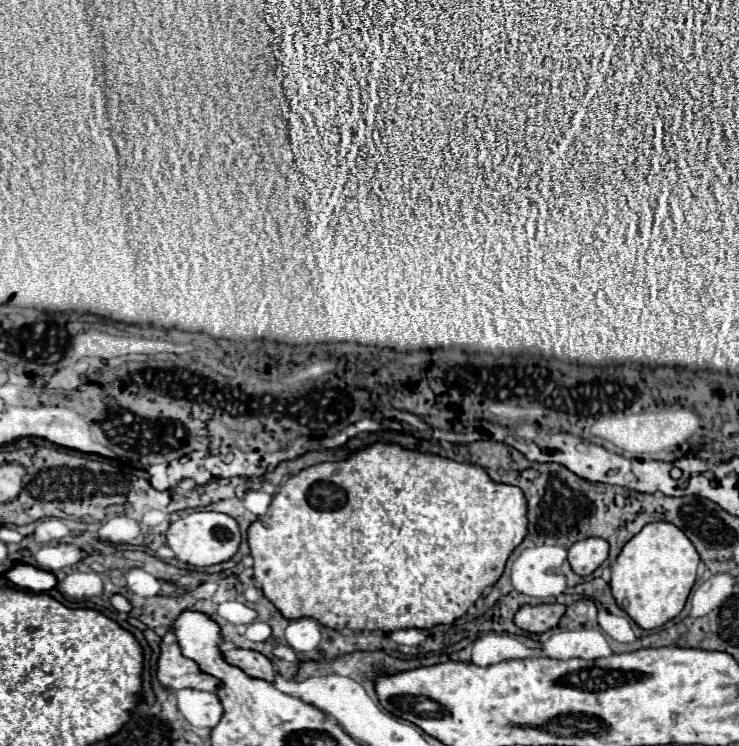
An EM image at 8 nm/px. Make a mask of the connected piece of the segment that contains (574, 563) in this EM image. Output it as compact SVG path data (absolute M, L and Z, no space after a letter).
M586 538L576 542L568 550L568 562L572 570L586 578L608 558L608 542L602 538Z

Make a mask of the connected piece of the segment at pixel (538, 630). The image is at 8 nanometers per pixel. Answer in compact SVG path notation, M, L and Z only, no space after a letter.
M562 604L522 606L514 616L514 624L528 634L544 634L558 626L564 612L566 608Z

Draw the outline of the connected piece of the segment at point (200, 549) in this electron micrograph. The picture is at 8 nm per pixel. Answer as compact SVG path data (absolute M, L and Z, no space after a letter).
M194 512L188 514L184 518L180 518L178 522L170 524L170 530L166 532L168 538L168 546L174 550L176 558L180 562L186 562L190 566L214 566L220 562L230 560L240 546L240 530L234 518L230 518L228 514L220 514L220 512Z

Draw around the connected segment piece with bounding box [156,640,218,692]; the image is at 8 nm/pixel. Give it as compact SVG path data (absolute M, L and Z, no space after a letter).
M164 640L160 642L160 656L158 656L158 668L156 668L156 678L162 686L168 690L182 690L182 688L196 688L196 690L206 690L206 692L216 692L218 680L202 674L196 666L196 662L188 660L182 656L180 646L166 644Z

